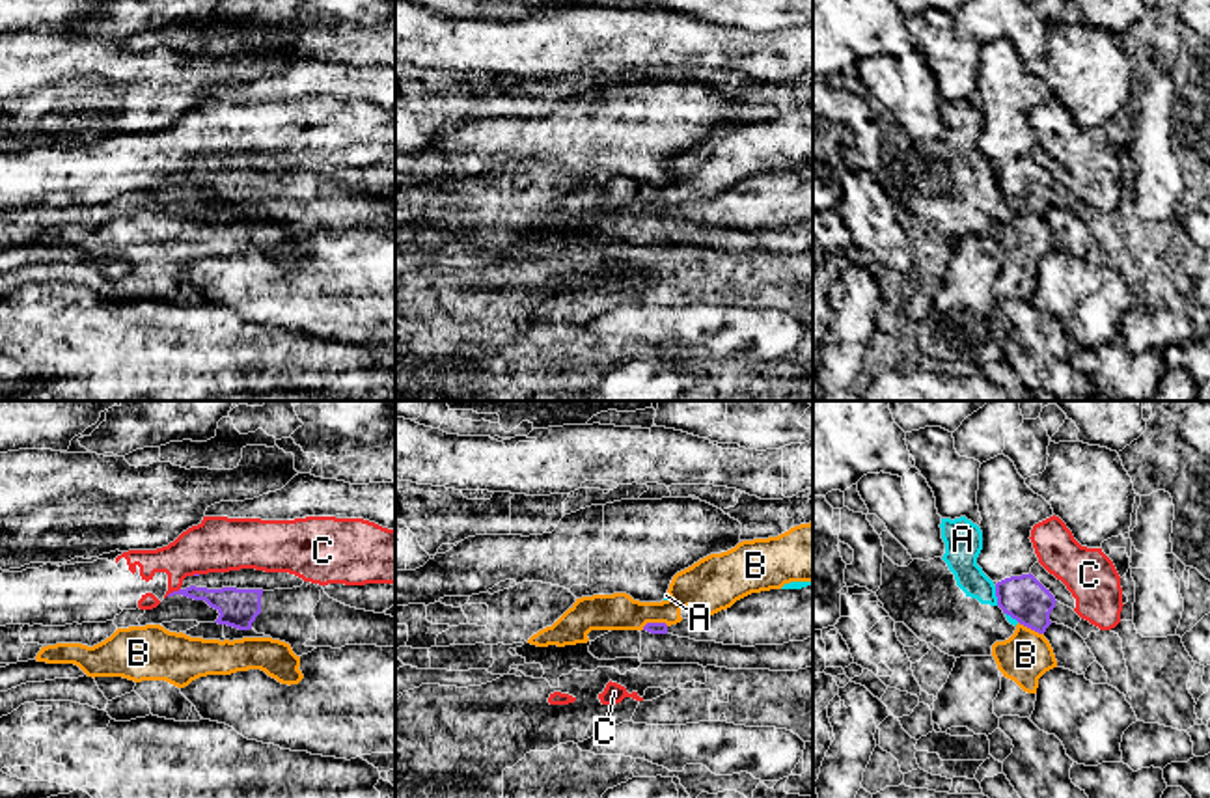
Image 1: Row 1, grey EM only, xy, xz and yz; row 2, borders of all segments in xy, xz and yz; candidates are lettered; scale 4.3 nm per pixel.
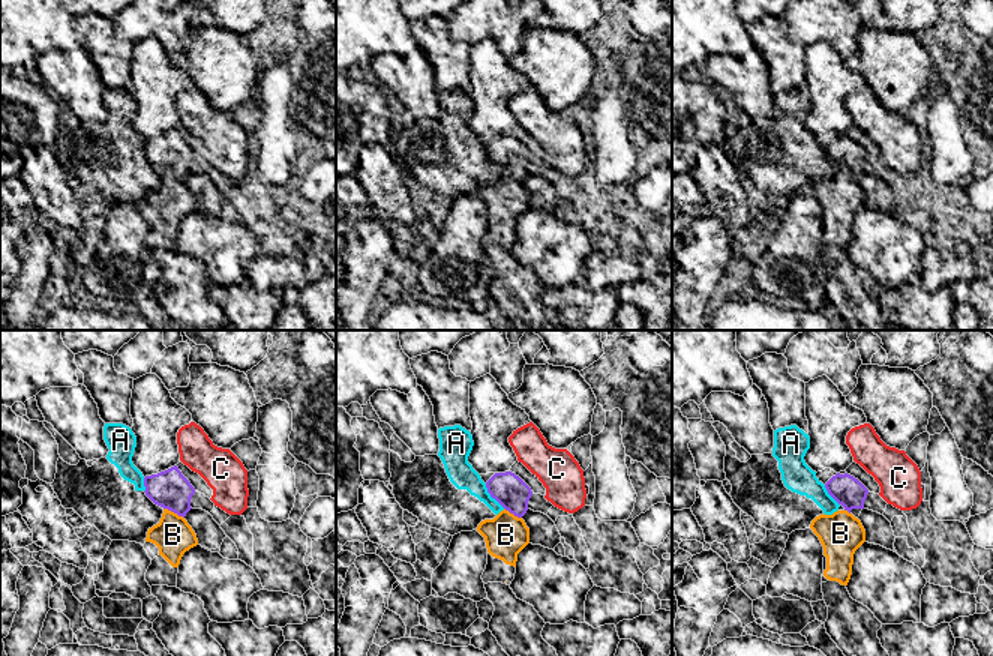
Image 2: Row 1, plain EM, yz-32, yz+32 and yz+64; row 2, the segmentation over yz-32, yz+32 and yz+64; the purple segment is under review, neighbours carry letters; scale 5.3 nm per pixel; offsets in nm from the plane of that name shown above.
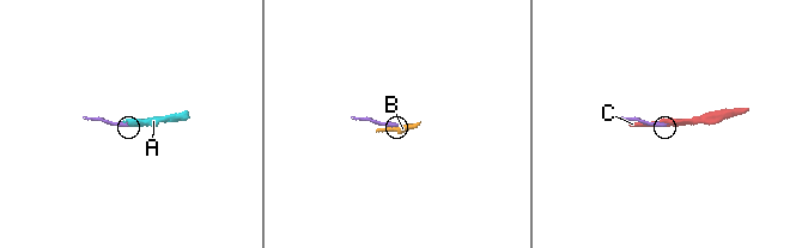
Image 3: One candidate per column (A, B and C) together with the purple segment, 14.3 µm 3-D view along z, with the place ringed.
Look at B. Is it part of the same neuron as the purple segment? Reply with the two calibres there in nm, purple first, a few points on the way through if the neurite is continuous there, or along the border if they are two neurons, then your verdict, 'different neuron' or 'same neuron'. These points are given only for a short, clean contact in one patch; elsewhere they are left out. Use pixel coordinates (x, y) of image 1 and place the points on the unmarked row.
50 nm thick on the purple side, 190 nm on the other; border along xz (668, 207), (647, 206), (642, 211); different neuron

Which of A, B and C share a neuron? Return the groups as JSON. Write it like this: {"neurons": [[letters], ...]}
{"neurons": [["A"], ["B"], ["C"]]}

